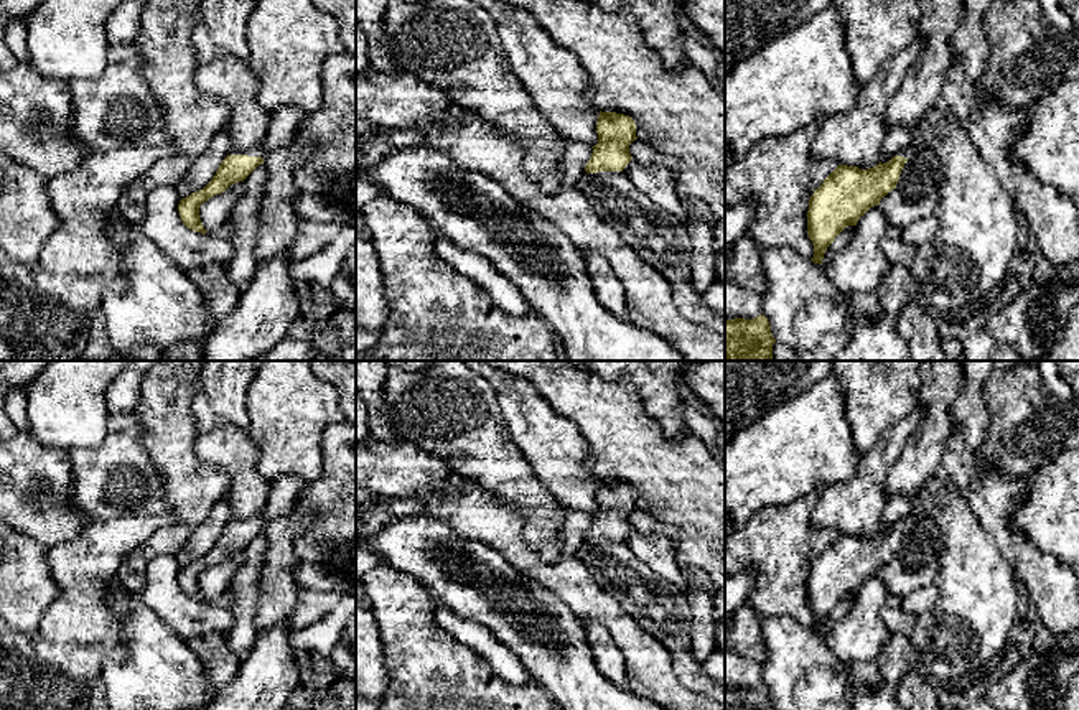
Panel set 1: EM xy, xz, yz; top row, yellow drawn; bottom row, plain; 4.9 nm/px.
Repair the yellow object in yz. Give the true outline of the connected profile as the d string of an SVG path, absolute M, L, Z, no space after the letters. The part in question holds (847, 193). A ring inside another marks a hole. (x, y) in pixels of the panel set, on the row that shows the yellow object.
M911 142L896 156L873 168L838 165L809 199L807 234L814 244L814 264L822 265L827 247L848 226L896 188L904 163L921 147Z

